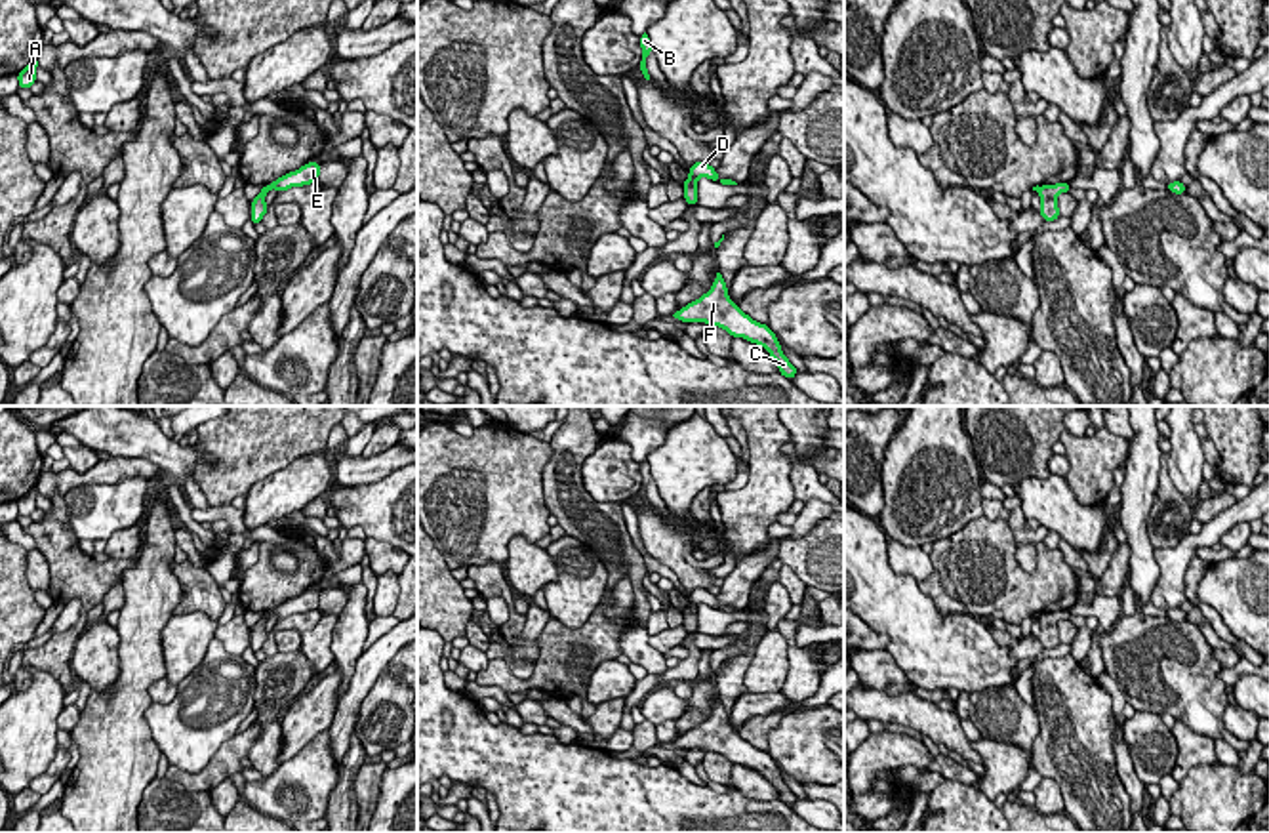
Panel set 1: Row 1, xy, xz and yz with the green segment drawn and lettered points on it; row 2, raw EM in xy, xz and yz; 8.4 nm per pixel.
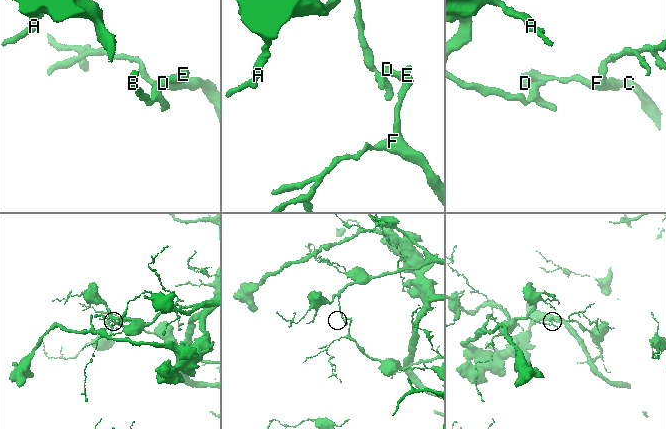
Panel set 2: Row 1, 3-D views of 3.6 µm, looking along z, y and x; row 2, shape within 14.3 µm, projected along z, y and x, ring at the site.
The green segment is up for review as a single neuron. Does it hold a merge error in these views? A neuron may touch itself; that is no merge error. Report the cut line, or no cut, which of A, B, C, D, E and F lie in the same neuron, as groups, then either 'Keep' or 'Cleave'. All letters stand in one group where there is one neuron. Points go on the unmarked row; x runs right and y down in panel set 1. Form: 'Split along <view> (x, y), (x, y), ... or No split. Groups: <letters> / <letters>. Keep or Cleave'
Split along xz (690, 601), (696, 605). Groups: A B / C D E F. Cleave

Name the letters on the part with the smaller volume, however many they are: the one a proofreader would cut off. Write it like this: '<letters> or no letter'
C, D, E, F

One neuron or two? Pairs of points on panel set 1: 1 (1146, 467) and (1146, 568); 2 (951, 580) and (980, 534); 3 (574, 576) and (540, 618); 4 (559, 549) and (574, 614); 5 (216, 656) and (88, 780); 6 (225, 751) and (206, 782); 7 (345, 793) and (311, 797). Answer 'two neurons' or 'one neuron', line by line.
1: one neuron
2: one neuron
3: two neurons
4: one neuron
5: two neurons
6: one neuron
7: two neurons

